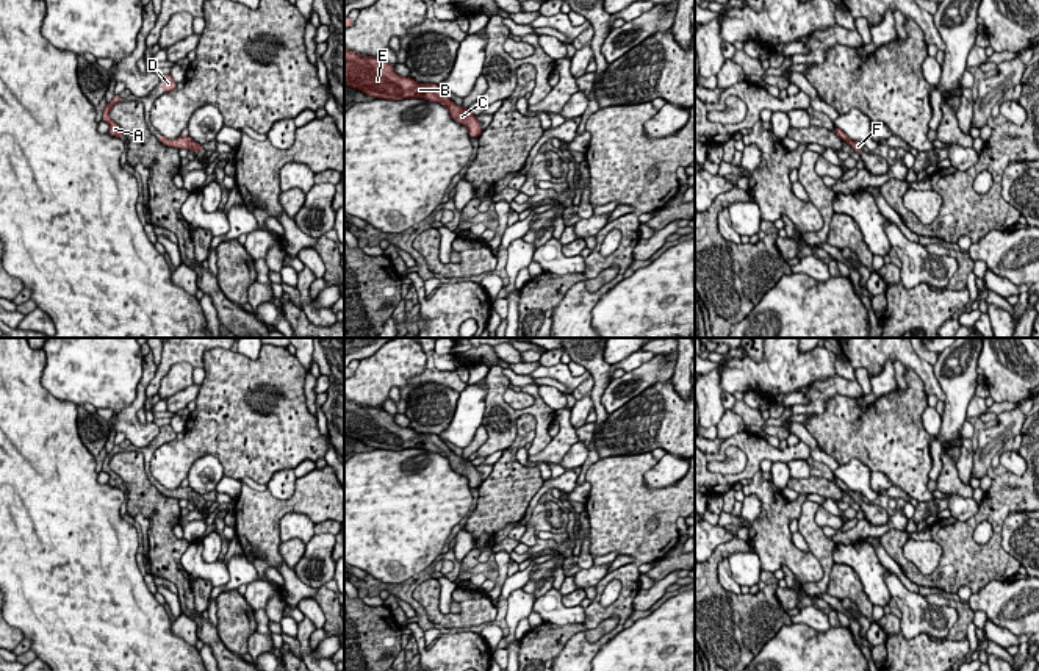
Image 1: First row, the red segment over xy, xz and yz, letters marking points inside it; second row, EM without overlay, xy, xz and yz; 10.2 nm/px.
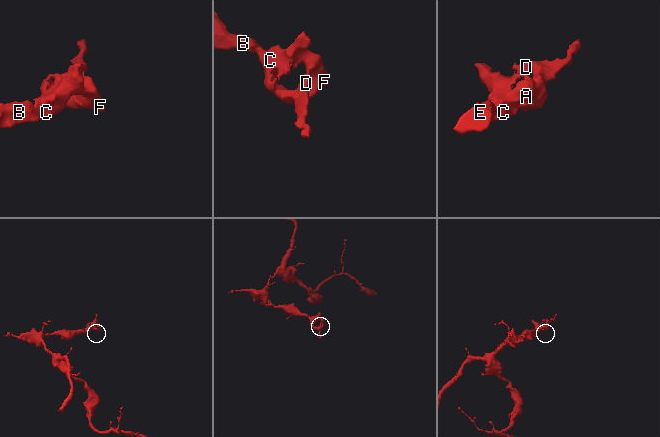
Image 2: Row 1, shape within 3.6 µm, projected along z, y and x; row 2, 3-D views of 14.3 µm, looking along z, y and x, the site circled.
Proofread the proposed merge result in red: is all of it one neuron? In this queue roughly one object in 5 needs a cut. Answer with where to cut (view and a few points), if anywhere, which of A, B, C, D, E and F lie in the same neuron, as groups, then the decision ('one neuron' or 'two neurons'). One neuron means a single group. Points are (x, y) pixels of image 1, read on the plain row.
no cut | A B C D E F | one neuron

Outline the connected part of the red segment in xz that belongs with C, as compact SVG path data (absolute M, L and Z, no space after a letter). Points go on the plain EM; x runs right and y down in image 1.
M344 399L344 436L374 449L404 450L413 447L438 452L444 455L455 472L468 479L469 488L479 488L484 482L476 466L468 458L455 455L441 436L401 427L383 408L363 407Z

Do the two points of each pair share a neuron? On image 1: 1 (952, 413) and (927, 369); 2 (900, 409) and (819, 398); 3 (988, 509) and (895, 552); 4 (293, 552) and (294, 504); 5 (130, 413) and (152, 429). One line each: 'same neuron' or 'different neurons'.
1: different neurons
2: different neurons
3: same neuron
4: different neurons
5: same neuron

